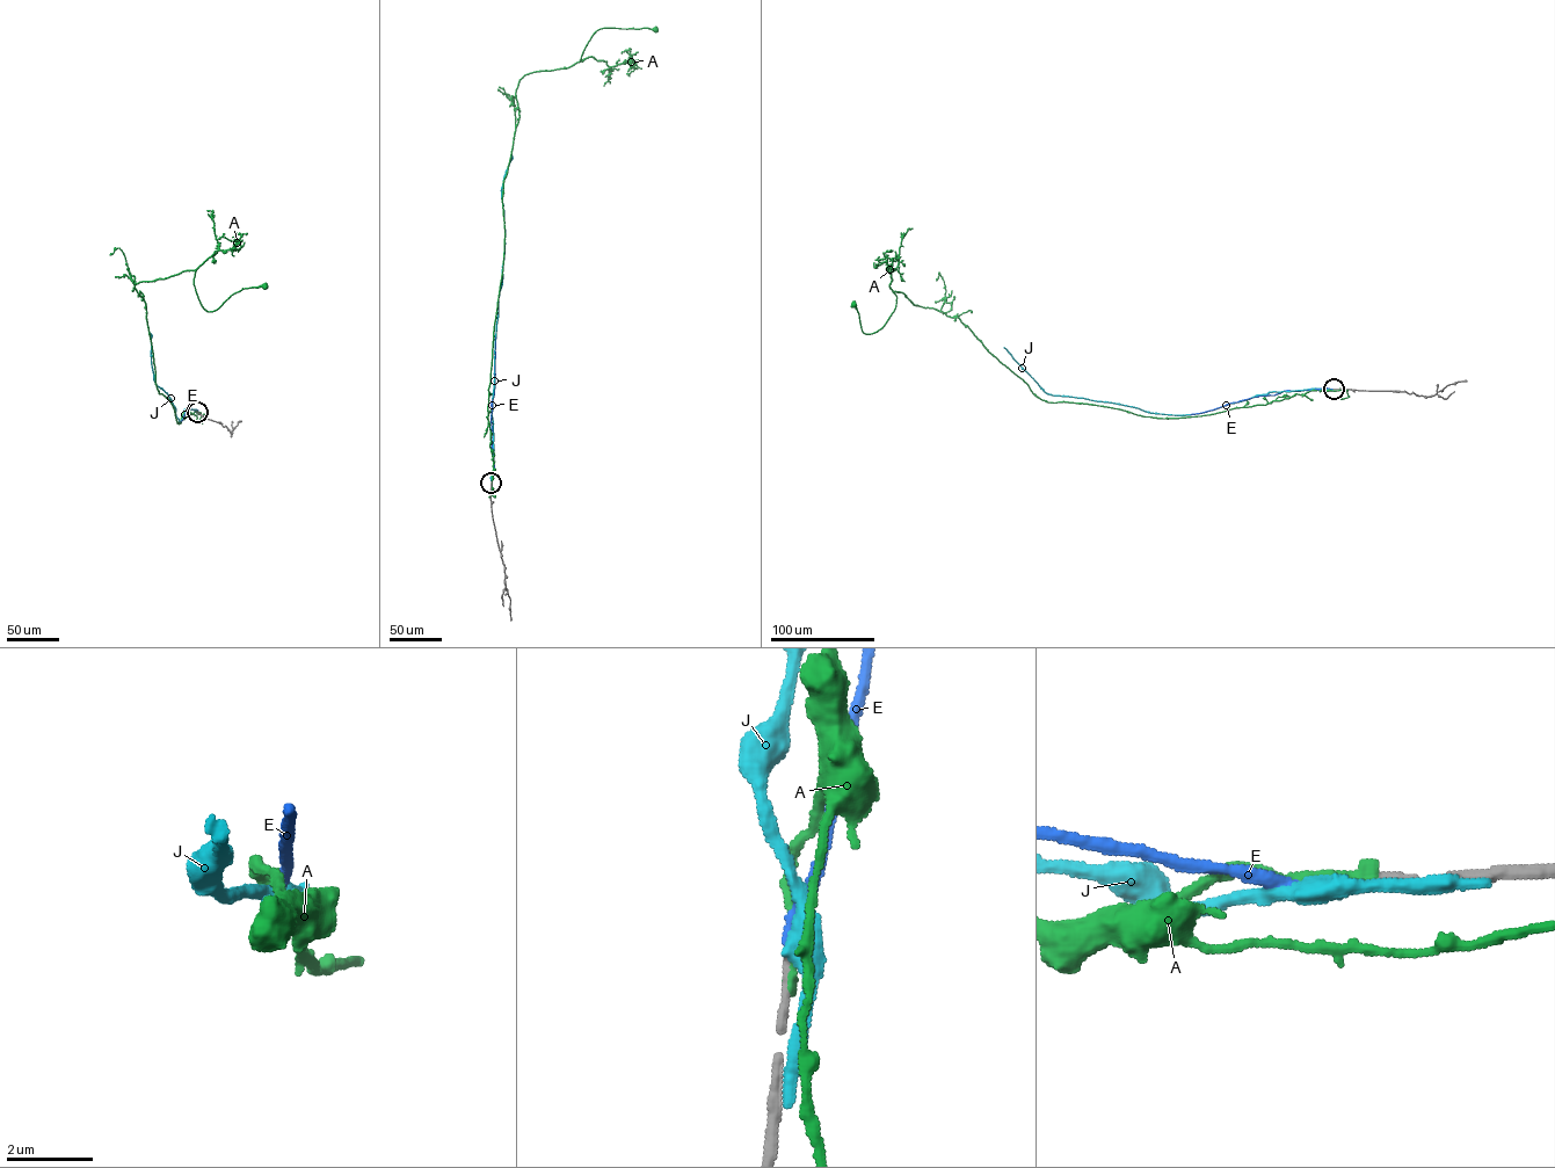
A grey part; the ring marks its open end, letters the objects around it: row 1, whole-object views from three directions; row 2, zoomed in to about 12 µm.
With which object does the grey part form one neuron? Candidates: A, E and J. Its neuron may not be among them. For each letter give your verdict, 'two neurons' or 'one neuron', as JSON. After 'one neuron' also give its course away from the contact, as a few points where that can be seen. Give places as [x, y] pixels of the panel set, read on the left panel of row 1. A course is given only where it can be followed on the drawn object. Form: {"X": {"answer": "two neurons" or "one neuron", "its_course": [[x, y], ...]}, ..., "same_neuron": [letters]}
{"A": {"answer": "one neuron", "its_course": [[197, 412], [177, 423], [159, 392], [135, 283], [194, 270], [209, 311], [242, 289], [264, 285]]}, "E": {"answer": "two neurons"}, "J": {"answer": "two neurons"}, "same_neuron": ["A"]}

